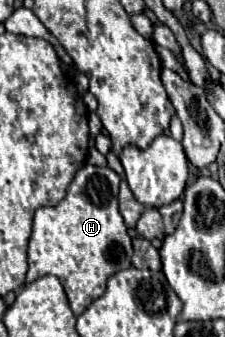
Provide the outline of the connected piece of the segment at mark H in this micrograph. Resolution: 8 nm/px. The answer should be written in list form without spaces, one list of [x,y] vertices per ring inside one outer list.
[[[85,164],[77,170],[65,198],[55,206],[39,208],[33,218],[33,232],[29,238],[29,270],[25,282],[29,284],[47,274],[57,276],[75,316],[79,316],[95,298],[103,294],[111,274],[131,266],[131,238],[117,208],[119,182],[121,178],[111,168]]]

